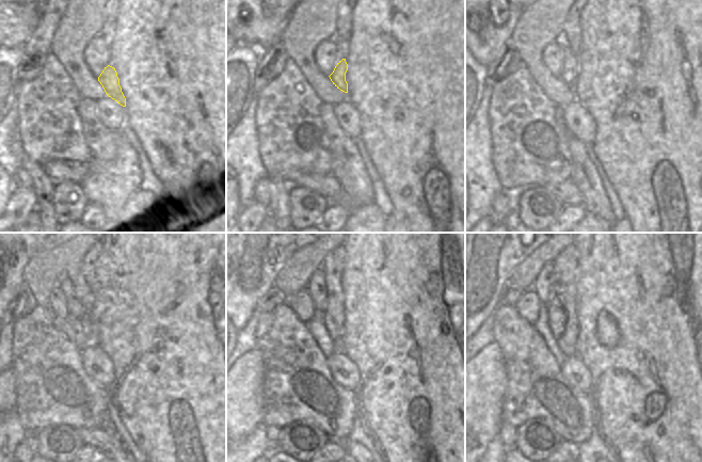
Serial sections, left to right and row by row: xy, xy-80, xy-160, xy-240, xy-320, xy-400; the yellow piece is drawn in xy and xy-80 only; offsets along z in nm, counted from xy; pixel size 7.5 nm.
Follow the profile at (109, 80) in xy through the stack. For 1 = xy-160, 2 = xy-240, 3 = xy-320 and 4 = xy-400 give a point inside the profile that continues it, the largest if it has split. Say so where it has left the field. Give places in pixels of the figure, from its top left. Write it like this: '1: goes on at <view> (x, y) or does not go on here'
1: goes on at xy-160 (570, 69)
2: goes on at xy-240 (74, 289)
3: goes on at xy-320 (309, 283)
4: goes on at xy-400 (543, 284)

